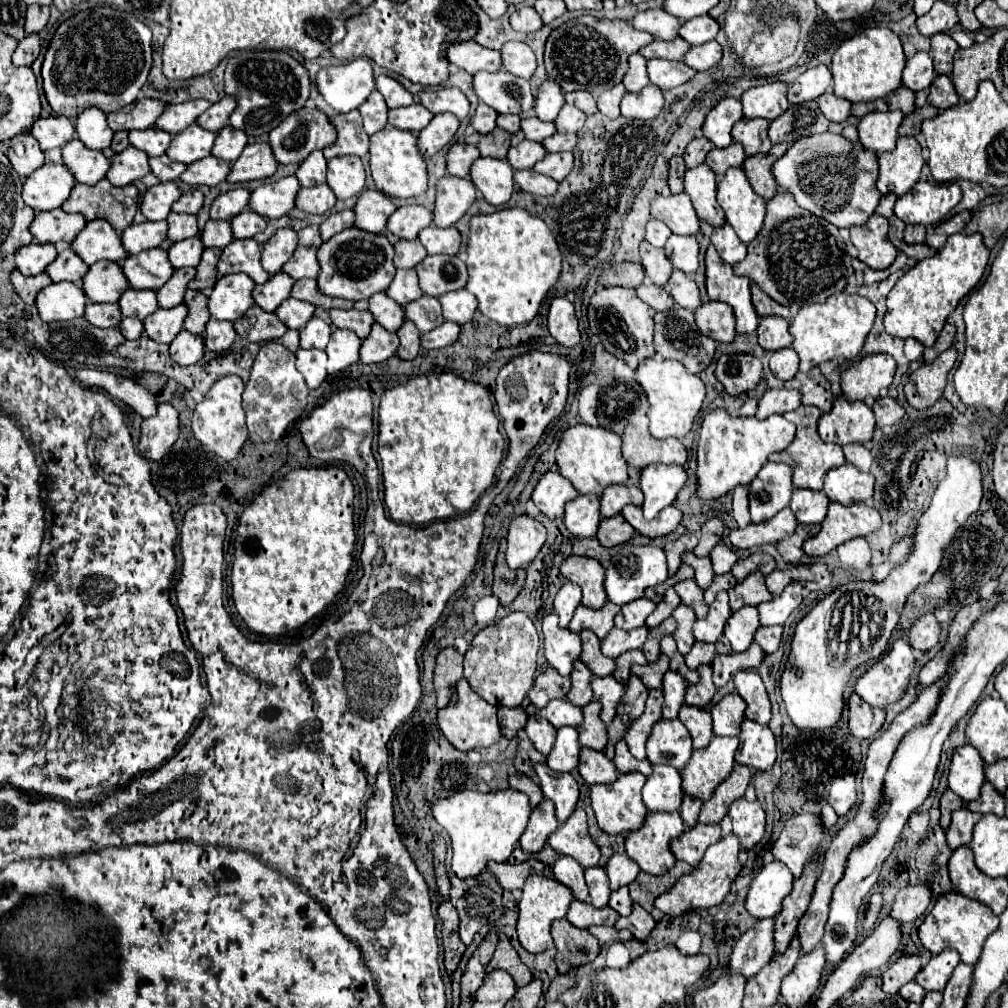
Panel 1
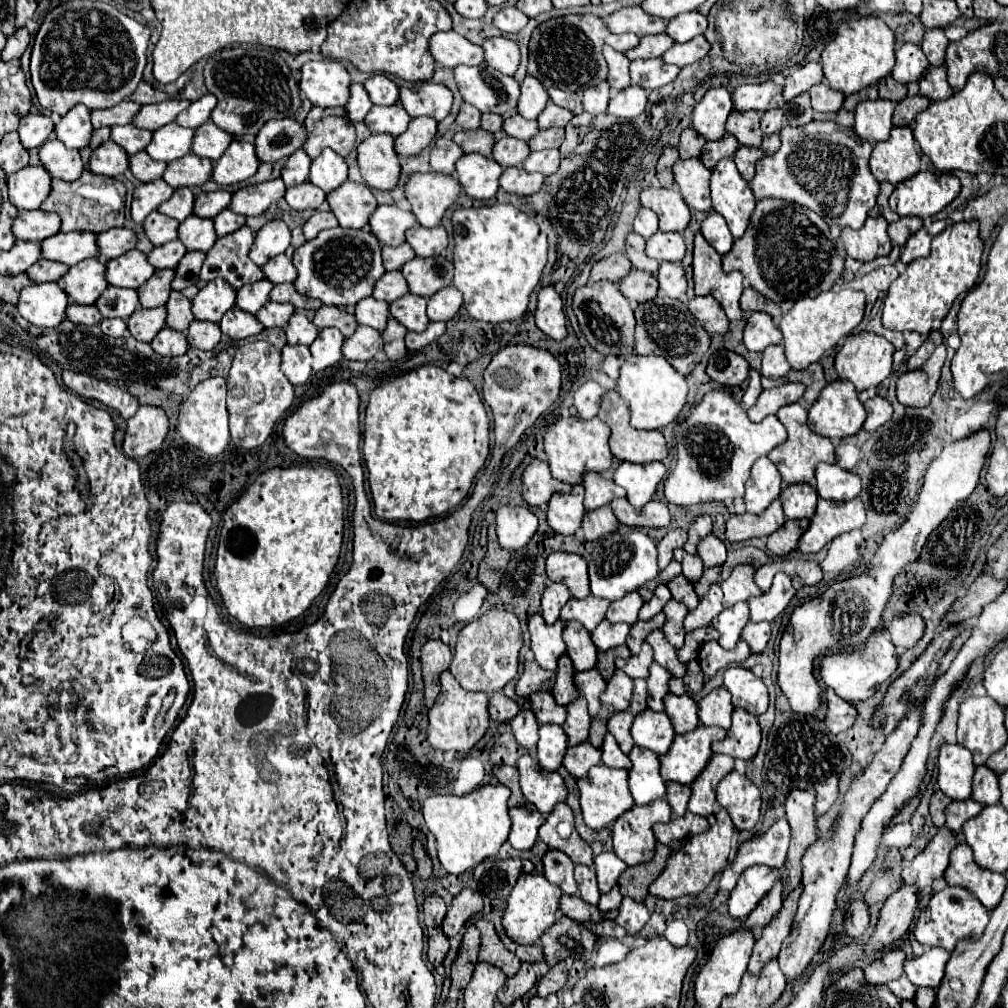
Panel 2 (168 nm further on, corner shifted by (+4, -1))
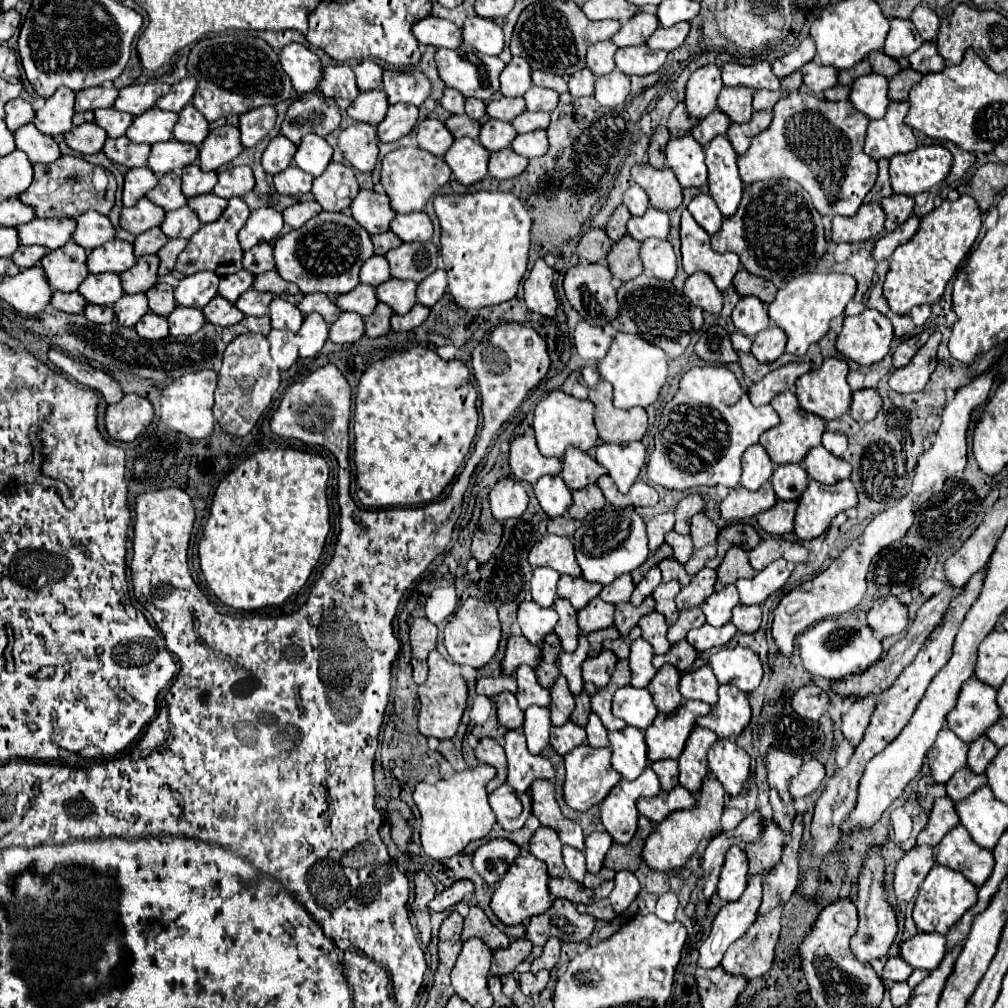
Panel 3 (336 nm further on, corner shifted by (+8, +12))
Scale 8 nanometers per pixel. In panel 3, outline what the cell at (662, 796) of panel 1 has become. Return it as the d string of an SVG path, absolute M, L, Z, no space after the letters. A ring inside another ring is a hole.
M626 726L620 732L608 732L612 748L612 766L626 780L636 780L648 762L648 748L644 742L644 732Z

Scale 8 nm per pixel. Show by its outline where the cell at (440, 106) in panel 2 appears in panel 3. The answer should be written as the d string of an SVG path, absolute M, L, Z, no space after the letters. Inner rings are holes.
M386 70L384 88L388 102L404 102L420 106L432 92L430 80L420 70Z

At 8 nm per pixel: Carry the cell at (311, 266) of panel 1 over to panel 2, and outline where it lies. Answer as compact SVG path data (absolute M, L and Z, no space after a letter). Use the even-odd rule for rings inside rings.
M276 255L276 257L272 257L272 259L262 267L262 273L264 273L264 277L266 277L268 281L272 281L274 285L296 279L296 269L294 269L294 265L292 265L292 259L288 259L286 255Z

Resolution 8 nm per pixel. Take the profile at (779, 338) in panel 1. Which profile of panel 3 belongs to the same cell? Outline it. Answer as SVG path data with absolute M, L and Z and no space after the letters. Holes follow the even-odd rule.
M748 296L740 298L740 302L732 310L732 322L746 336L754 336L760 330L770 326L770 318L764 310L764 304L760 300L748 298Z

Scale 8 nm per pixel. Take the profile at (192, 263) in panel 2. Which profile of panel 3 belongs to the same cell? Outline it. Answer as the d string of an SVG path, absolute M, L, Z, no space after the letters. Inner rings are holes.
M176 238L176 240L168 240L168 244L158 252L158 256L160 256L160 270L158 270L158 274L160 276L166 276L166 274L170 274L172 270L176 270L176 260L178 260L178 256L182 254L182 250L188 246L188 240L184 240L184 238Z

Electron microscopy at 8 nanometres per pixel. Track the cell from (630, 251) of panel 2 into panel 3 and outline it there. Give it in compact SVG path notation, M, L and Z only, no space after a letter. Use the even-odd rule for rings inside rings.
M620 204L620 206L616 208L616 212L614 212L614 216L610 218L608 226L606 226L606 234L610 236L612 242L620 242L620 240L628 234L626 224L628 224L630 218L632 218L632 214L628 212L628 208L626 208L624 204Z

